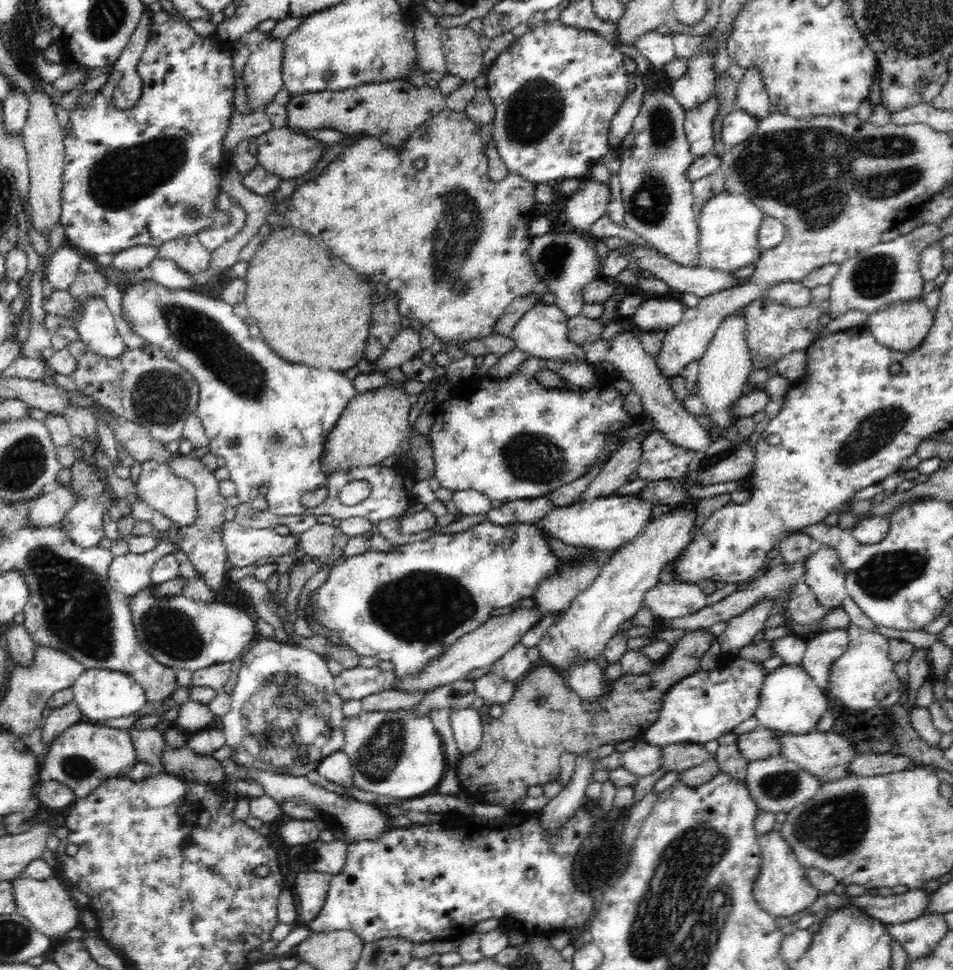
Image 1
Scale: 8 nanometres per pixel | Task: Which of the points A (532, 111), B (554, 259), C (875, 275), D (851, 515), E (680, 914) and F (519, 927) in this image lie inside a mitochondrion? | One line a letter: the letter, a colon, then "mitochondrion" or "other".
A: mitochondrion
B: mitochondrion
C: mitochondrion
D: other
E: mitochondrion
F: other

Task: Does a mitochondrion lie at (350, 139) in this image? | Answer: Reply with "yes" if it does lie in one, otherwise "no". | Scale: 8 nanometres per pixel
no

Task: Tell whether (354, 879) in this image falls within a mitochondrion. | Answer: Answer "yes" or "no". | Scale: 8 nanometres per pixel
no

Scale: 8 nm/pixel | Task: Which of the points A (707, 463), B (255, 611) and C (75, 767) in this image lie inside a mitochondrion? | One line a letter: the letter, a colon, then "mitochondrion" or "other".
A: mitochondrion
B: other
C: mitochondrion

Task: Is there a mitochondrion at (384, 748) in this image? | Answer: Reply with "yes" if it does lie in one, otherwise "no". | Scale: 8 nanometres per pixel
yes

